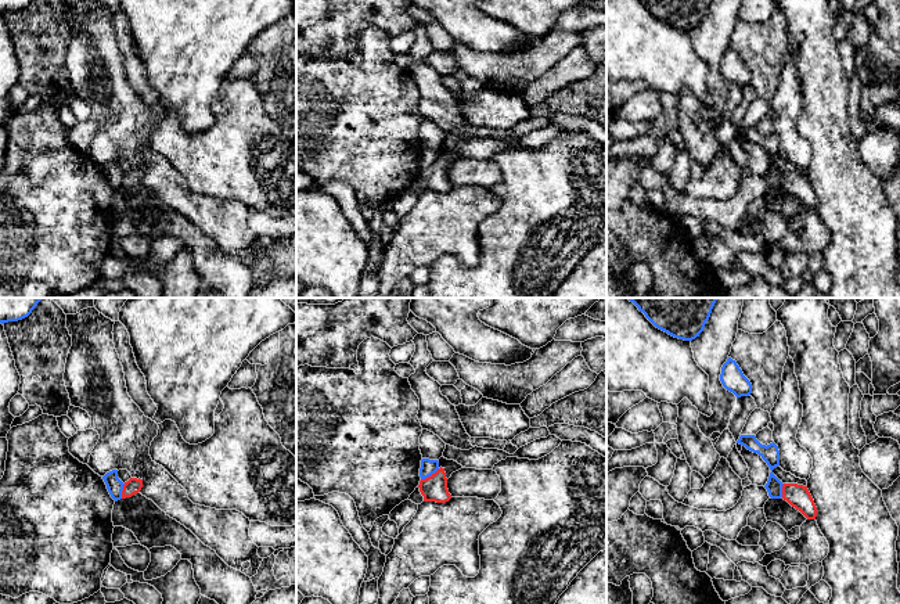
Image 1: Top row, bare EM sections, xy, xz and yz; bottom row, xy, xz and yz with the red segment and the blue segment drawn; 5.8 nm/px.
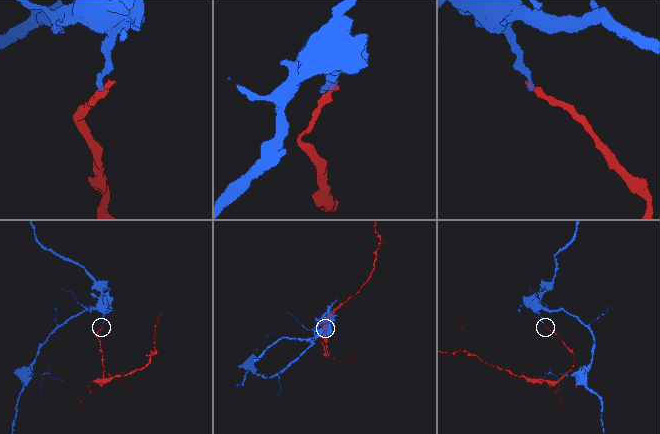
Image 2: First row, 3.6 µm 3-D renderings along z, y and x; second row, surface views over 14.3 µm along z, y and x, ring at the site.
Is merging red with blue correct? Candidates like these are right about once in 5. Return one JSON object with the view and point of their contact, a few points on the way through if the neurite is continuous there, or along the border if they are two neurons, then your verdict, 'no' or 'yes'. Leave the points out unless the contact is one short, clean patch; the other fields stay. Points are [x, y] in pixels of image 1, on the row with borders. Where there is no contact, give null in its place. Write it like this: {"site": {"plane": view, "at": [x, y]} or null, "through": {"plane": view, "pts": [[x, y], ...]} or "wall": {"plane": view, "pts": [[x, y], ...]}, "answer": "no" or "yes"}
{"site": {"plane": "xz", "at": [431, 475]}, "wall": {"plane": "xz", "pts": [[439, 468], [421, 480]]}, "answer": "no"}

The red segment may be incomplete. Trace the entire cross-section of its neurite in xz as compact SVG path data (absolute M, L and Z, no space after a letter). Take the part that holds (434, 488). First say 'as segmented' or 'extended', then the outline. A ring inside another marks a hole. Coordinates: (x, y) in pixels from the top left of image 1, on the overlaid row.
as segmented; M442 467L431 477L421 479L418 488L424 501L446 503L451 499L447 489L446 472Z

